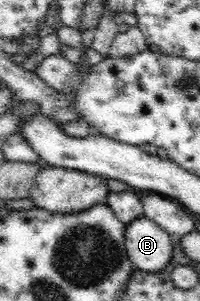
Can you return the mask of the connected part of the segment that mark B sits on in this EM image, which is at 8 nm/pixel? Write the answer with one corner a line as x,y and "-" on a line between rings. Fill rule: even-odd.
138,217
125,226
123,241
128,260
142,273
159,273
173,255
171,236
146,217

